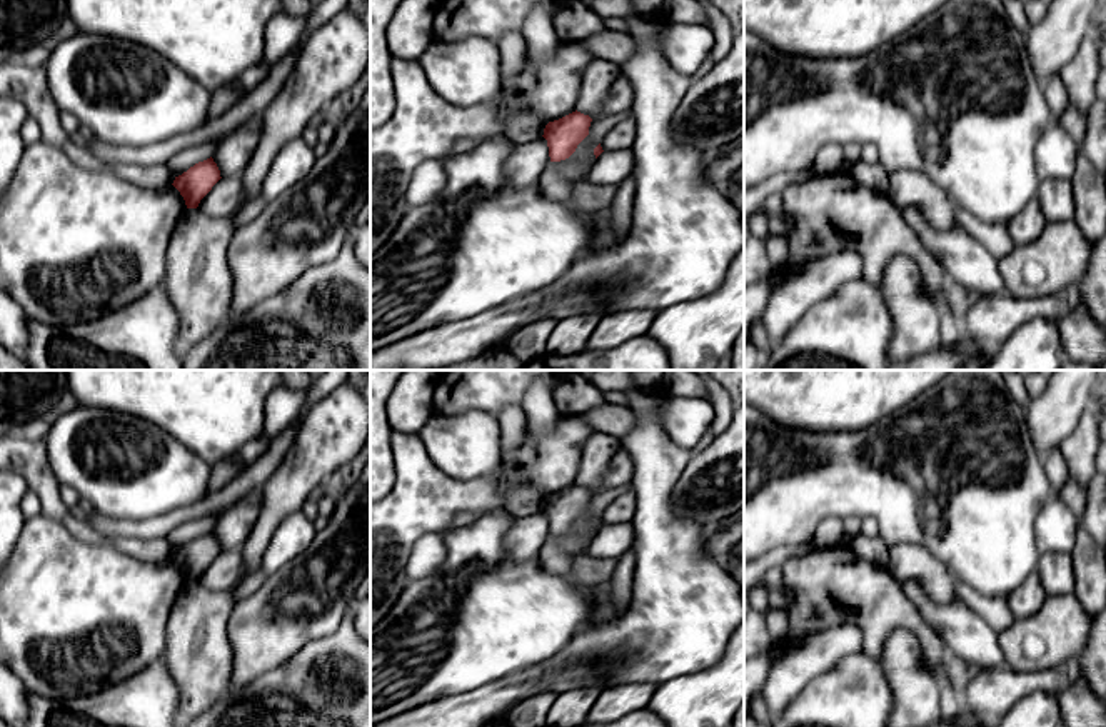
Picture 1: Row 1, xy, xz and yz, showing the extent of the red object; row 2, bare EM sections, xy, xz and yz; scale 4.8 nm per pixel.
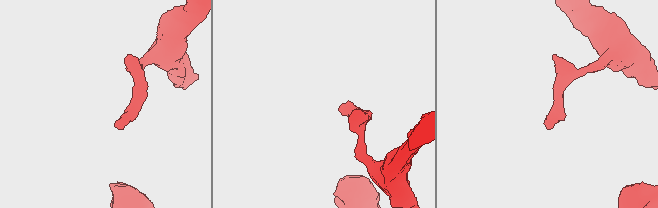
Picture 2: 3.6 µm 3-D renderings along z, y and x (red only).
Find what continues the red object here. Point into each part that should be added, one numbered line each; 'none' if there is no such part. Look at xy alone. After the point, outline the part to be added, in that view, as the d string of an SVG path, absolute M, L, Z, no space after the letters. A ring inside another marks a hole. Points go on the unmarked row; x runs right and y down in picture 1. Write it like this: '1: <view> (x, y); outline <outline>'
none

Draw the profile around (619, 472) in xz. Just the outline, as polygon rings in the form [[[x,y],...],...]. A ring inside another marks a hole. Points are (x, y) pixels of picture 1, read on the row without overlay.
[[[619,450],[612,460],[602,479],[604,490],[611,490],[616,487],[629,485],[634,475],[634,462],[632,457],[626,450]]]

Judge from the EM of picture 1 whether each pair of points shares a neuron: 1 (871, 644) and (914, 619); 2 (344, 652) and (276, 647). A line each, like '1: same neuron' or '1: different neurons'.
1: same neuron
2: different neurons

